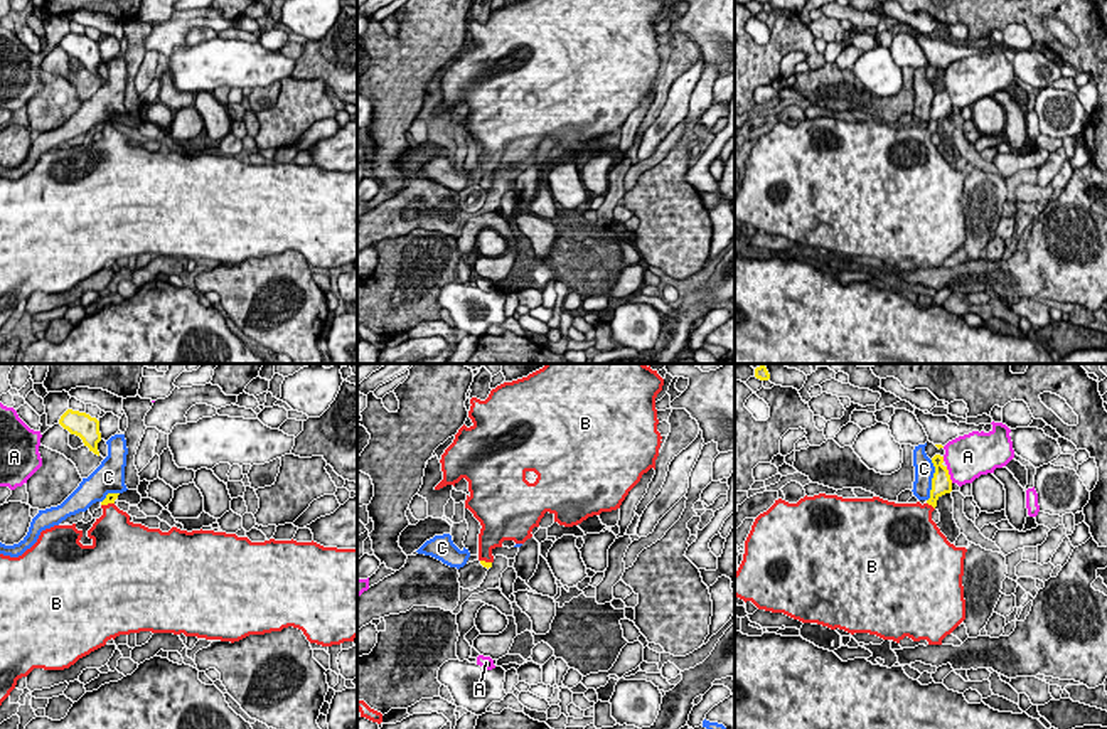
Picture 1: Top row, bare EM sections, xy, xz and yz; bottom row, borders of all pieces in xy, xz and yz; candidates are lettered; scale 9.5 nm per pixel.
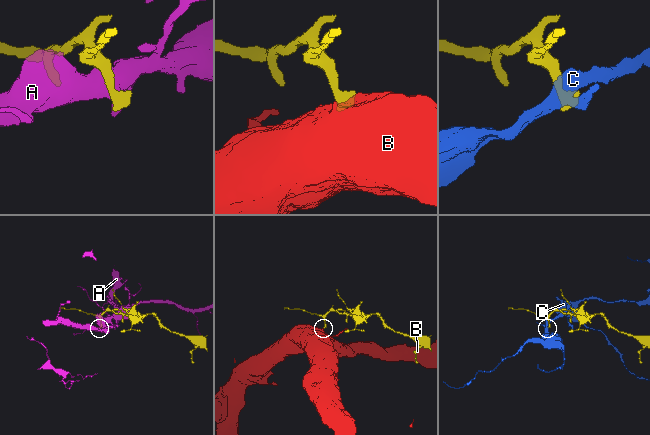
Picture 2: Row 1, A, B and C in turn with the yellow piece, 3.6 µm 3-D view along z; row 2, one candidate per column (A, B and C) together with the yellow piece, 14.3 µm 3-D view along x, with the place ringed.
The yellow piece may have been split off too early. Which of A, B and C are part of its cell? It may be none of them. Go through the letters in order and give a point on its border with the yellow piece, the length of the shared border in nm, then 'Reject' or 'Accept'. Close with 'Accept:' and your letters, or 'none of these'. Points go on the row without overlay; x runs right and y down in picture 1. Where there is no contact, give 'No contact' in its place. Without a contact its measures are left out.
A: Touches yellow at yz (949, 98). Shared border 170 nm. Reject
B: Touches yellow at yz (930, 127). Shared border 110 nm. Accept
C: Touches yellow at yz (932, 103). Shared border 400 nm. Reject
Accept: B

